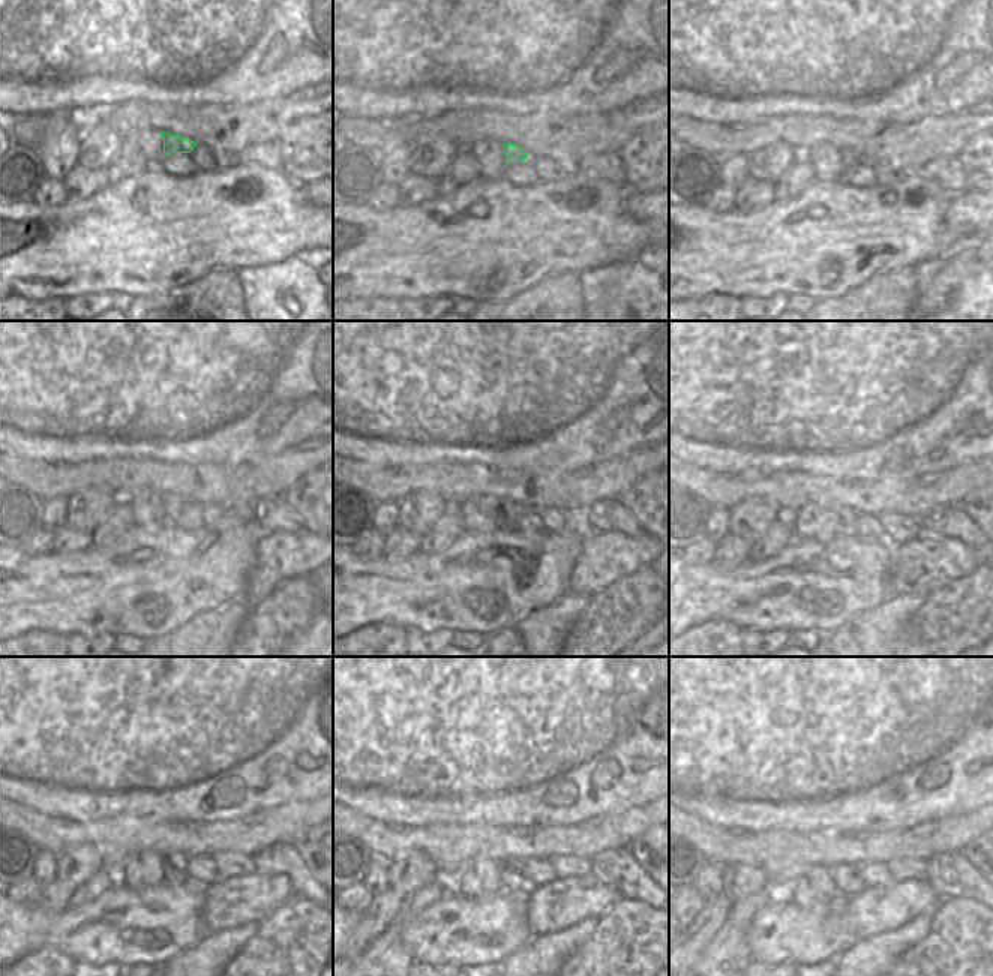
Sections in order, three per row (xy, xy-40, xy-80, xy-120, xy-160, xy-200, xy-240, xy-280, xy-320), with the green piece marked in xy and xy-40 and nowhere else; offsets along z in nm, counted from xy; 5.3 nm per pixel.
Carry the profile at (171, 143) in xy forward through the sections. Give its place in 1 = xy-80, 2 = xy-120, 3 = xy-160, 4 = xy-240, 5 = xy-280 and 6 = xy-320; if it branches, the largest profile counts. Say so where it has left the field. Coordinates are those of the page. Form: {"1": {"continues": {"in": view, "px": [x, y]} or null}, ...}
{"1": {"continues": {"in": "xy-80", "px": [848, 156]}}, "2": {"continues": {"in": "xy-120", "px": [173, 504]}}, "3": {"continues": {"in": "xy-160", "px": [510, 511]}}, "4": {"continues": {"in": "xy-240", "px": [174, 862]}}, "5": {"continues": {"in": "xy-280", "px": [510, 871]}}, "6": {"continues": {"in": "xy-320", "px": [848, 877]}}}

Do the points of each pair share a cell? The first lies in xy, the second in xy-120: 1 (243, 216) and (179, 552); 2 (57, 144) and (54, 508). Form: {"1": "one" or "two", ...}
{"1": "one", "2": "one"}

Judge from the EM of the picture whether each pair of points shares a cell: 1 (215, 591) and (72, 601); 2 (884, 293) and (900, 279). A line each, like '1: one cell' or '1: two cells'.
1: one cell
2: one cell

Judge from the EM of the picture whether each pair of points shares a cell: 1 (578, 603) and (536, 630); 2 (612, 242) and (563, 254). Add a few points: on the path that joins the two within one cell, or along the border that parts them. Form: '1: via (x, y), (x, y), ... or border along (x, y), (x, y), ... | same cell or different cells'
1: via (567, 609), (546, 628) | same cell
2: via (600, 242), (575, 242) | same cell

